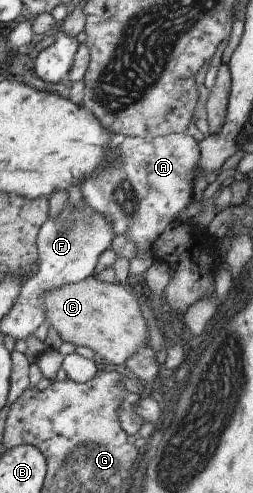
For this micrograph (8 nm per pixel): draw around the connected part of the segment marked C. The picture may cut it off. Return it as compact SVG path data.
M92 274L82 281L63 285L57 290L50 290L44 298L46 308L46 323L53 326L63 342L76 346L85 346L106 359L110 367L122 368L130 356L139 352L141 345L149 344L149 331L145 325L145 317L141 313L137 294L130 292L125 284L100 282Z

